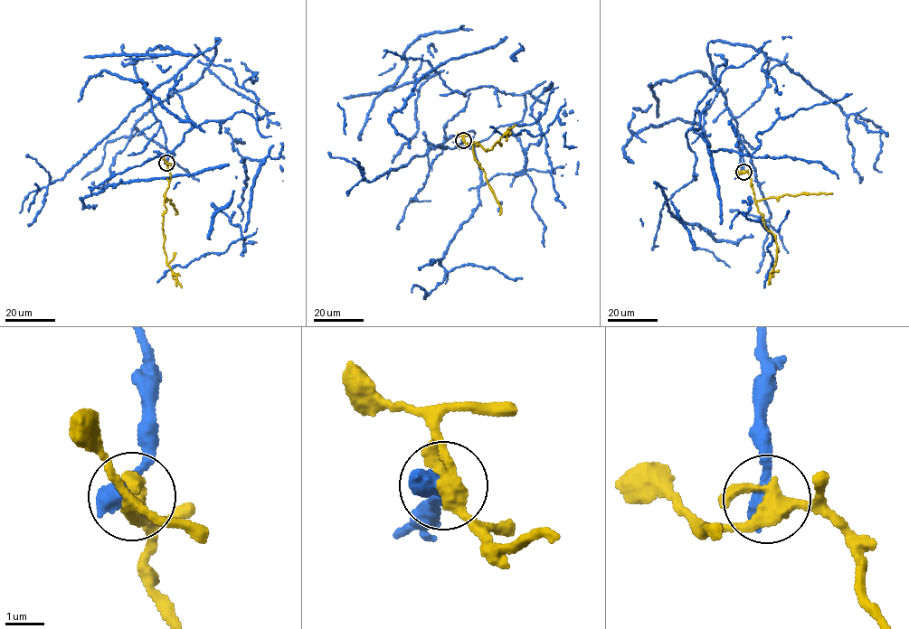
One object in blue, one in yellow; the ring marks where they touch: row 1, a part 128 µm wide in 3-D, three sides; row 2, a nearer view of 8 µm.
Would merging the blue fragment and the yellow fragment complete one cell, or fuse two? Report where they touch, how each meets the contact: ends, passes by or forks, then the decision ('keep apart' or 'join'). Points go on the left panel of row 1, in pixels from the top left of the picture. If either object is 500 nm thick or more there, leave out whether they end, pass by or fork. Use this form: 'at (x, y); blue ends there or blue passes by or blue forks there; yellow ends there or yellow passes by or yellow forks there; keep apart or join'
at (166, 163); keep apart

